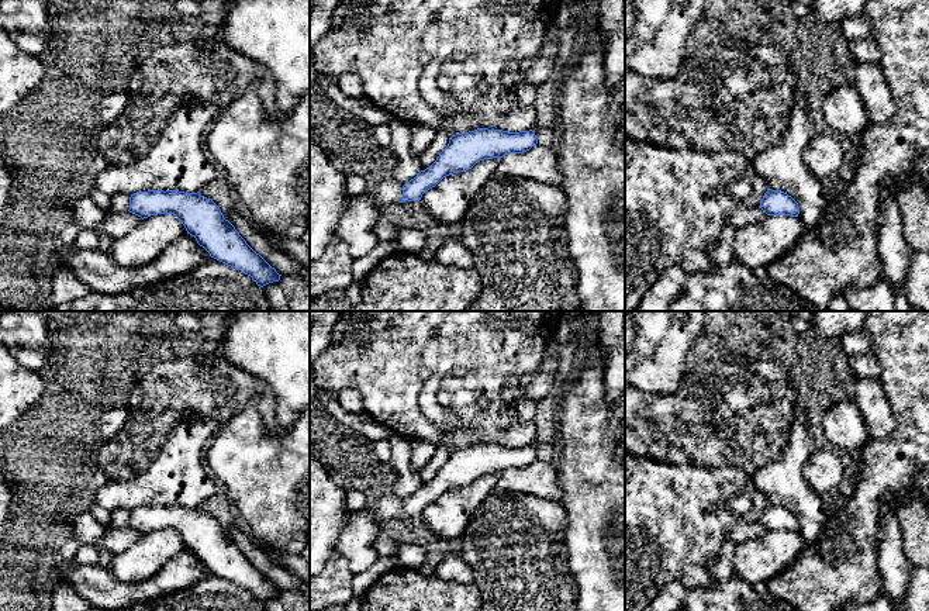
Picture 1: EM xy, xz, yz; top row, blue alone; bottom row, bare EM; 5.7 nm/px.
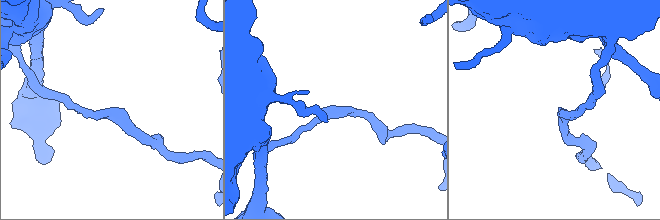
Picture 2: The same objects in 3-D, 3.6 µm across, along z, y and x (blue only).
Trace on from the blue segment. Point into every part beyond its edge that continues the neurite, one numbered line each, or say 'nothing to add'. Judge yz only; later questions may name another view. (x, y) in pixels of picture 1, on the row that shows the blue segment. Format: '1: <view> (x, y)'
nothing to add

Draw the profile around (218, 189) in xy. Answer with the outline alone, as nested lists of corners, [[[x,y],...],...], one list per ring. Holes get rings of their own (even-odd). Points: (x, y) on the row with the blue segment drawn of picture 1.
[[[220,173],[215,179],[208,182],[200,190],[200,194],[207,199],[211,199],[220,207],[224,218],[228,221],[234,210],[242,208],[231,184],[227,182],[222,173]]]

